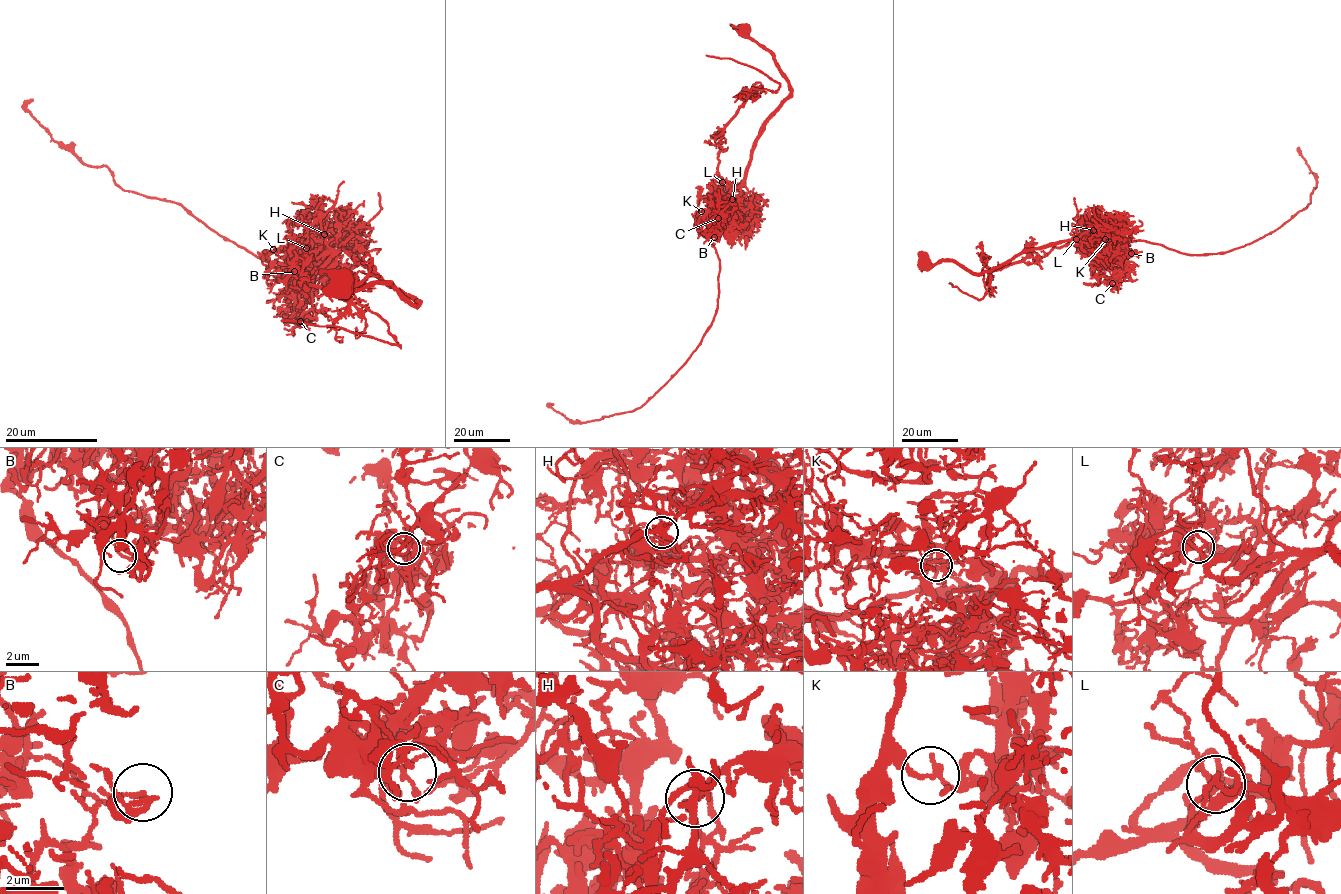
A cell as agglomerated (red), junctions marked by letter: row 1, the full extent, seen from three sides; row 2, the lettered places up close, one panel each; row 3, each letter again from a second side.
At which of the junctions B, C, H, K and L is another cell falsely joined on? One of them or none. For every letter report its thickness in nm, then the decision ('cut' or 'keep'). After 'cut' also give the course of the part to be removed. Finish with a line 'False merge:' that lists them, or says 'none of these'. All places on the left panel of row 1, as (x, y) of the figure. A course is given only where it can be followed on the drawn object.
B: calibre 170 nm; keep
C: calibre 150 nm; keep
H: calibre 180 nm; keep
K: calibre 150 nm; cut; course (273, 250), (265, 256), (302, 256), (300, 274), (83, 164), (28, 110), (32, 99)
L: calibre 220 nm; keep
False merge: K

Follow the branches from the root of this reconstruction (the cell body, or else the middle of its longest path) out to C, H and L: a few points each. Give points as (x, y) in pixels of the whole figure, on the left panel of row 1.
C: (340, 285), (363, 290), (387, 283), (409, 304), (417, 301), (340, 250), (296, 297), (290, 316), (300, 321)
H: (340, 285), (363, 290), (387, 283), (409, 304), (417, 301), (347, 250), (325, 253), (324, 234)
L: (340, 285), (363, 290), (387, 283), (409, 304), (417, 301), (347, 250), (329, 250), (311, 256), (306, 248)

